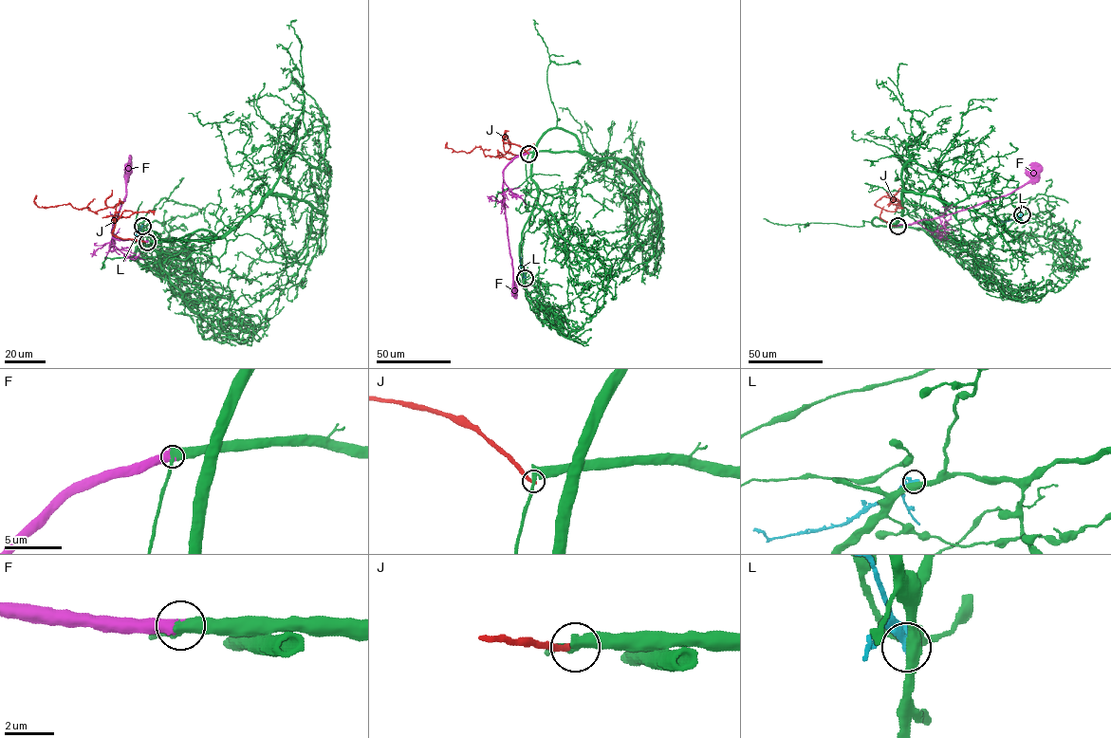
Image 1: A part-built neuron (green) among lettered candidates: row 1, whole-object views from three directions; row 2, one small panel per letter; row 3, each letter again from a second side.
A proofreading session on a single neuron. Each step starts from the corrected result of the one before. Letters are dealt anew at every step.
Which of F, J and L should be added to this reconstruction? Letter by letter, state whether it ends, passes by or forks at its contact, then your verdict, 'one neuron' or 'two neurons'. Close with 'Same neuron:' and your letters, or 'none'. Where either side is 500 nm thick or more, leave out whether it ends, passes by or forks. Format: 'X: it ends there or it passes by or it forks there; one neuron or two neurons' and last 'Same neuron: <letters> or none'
F: one neuron
J: it ends there; two neurons
L: it ends there; two neurons
Same neuron: F

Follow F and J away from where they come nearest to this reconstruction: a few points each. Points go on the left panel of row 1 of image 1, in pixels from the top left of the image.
F: (147, 241), (117, 240), (112, 232), (125, 197), (127, 169), (131, 156)
J: (147, 241), (113, 234), (120, 201), (97, 211), (69, 204), (39, 207), (36, 195)

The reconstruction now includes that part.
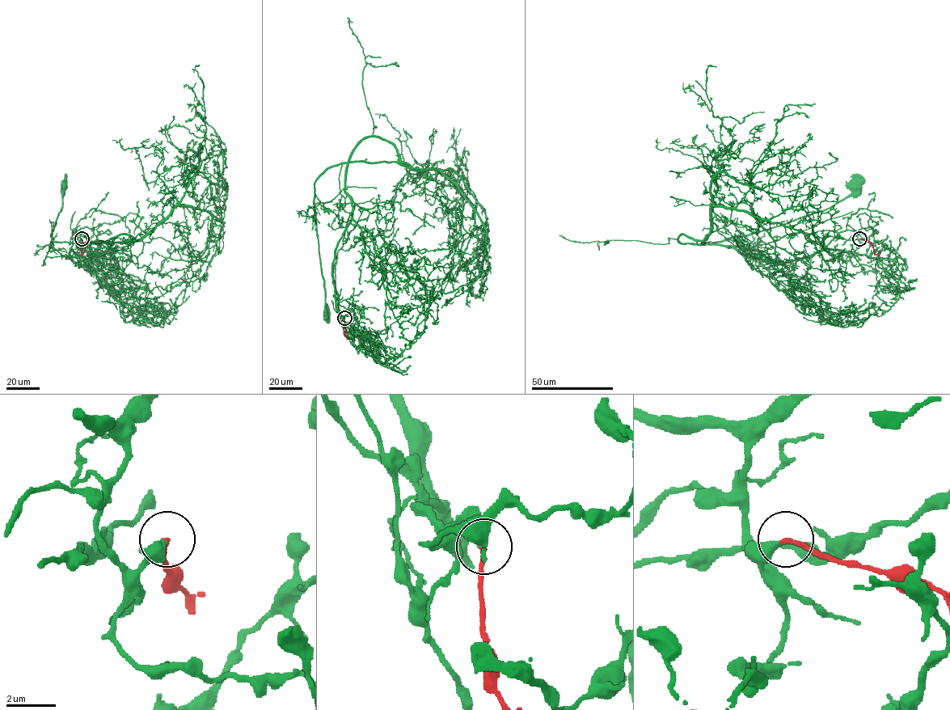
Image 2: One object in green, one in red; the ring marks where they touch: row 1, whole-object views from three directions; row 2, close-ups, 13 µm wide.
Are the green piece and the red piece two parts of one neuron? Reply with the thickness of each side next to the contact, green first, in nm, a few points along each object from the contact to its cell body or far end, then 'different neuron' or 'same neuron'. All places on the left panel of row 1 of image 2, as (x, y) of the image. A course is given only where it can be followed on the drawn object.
320/180 nm | green via (81, 238), (76, 230), (70, 252), (74, 262), (89, 258), (83, 244), (55, 243), (51, 236), (63, 183) | red via (82, 238), (82, 254), (84, 251) | same neuron

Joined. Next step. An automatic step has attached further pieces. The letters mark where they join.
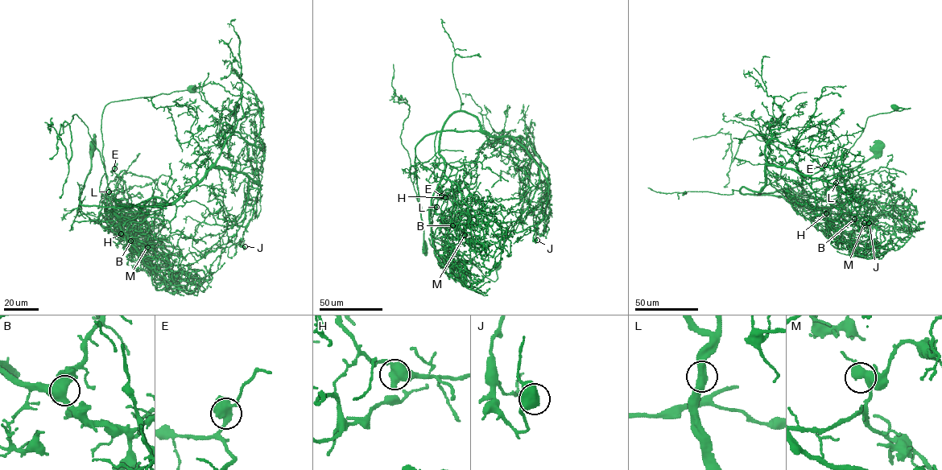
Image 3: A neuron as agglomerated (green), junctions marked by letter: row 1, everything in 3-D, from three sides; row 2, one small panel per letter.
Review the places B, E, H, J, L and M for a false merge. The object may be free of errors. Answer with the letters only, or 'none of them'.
H

